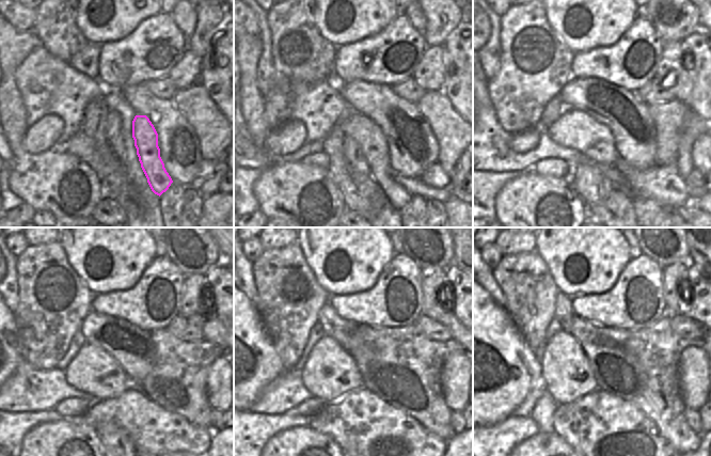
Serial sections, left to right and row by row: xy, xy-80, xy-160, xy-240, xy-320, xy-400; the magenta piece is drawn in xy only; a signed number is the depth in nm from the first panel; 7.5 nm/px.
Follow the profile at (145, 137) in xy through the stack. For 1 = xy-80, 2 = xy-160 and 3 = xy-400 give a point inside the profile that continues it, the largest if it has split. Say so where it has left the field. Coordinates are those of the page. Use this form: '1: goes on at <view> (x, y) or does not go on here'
1: goes on at xy-80 (367, 134)
2: goes on at xy-160 (577, 129)
3: goes on at xy-400 (567, 374)

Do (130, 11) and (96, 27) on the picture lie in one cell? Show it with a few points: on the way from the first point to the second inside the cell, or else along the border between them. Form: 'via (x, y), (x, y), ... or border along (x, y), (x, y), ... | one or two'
via (122, 11), (105, 26) | one

